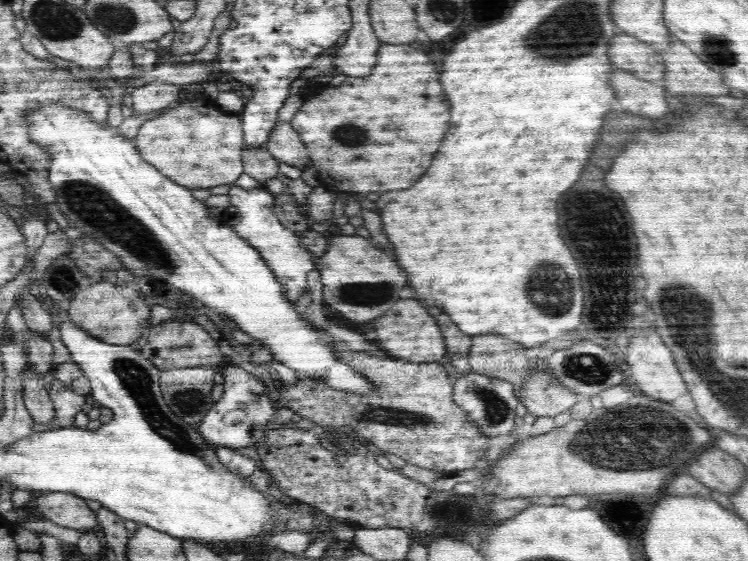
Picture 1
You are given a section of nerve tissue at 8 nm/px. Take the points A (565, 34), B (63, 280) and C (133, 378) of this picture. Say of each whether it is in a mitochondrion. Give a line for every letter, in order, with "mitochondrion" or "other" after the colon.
A: mitochondrion
B: mitochondrion
C: mitochondrion

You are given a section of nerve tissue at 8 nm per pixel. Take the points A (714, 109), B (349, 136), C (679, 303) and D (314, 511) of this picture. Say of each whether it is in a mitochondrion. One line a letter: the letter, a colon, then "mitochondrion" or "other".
A: other
B: mitochondrion
C: mitochondrion
D: other

